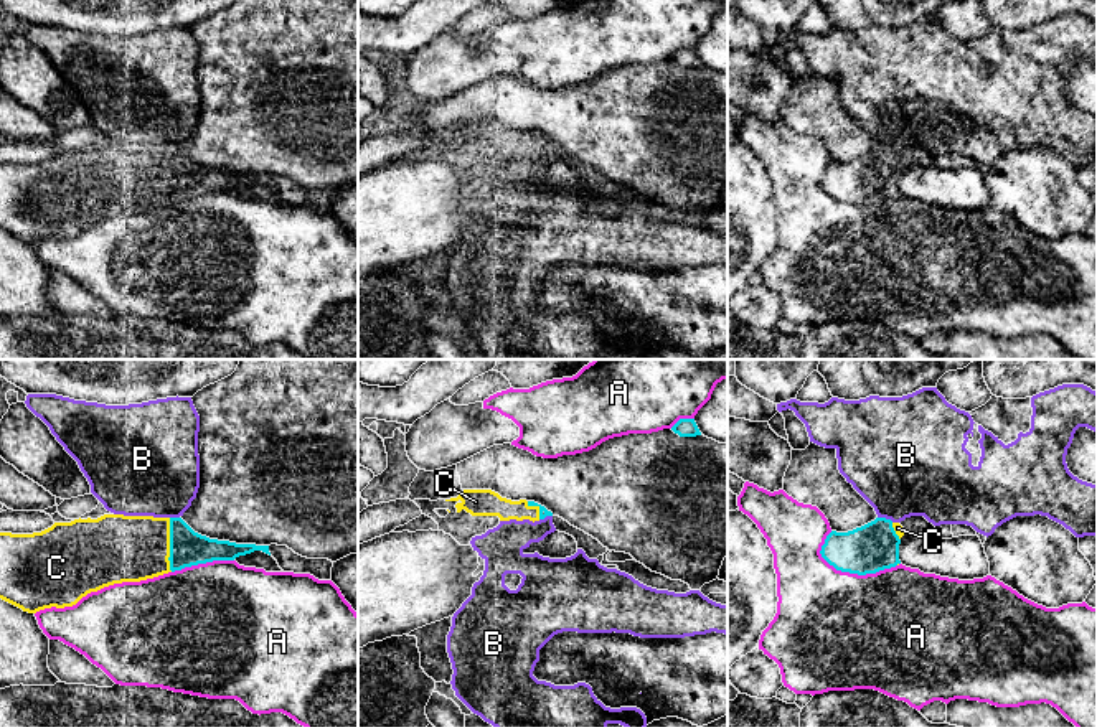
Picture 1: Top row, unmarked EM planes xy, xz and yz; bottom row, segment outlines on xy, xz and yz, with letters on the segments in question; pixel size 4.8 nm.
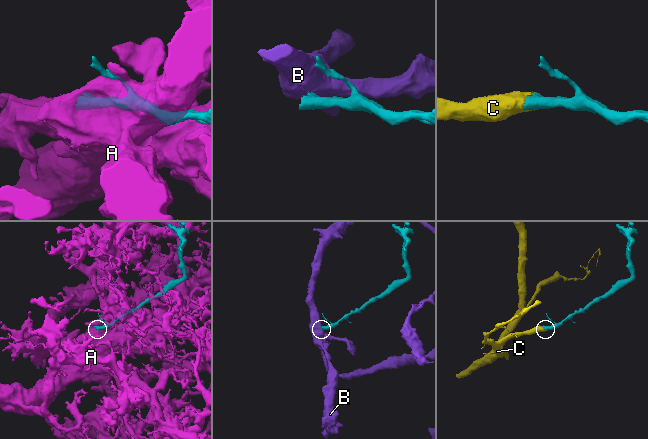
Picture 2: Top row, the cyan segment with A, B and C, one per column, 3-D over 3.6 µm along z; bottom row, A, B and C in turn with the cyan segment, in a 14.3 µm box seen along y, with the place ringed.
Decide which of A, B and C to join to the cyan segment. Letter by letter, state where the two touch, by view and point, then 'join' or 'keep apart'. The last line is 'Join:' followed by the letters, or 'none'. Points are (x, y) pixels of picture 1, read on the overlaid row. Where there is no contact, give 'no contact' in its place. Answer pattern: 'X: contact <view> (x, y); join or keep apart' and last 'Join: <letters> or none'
A: contact yz (856, 572); keep apart
B: contact yz (885, 518); keep apart
C: contact xy (170, 544); join
Join: C

